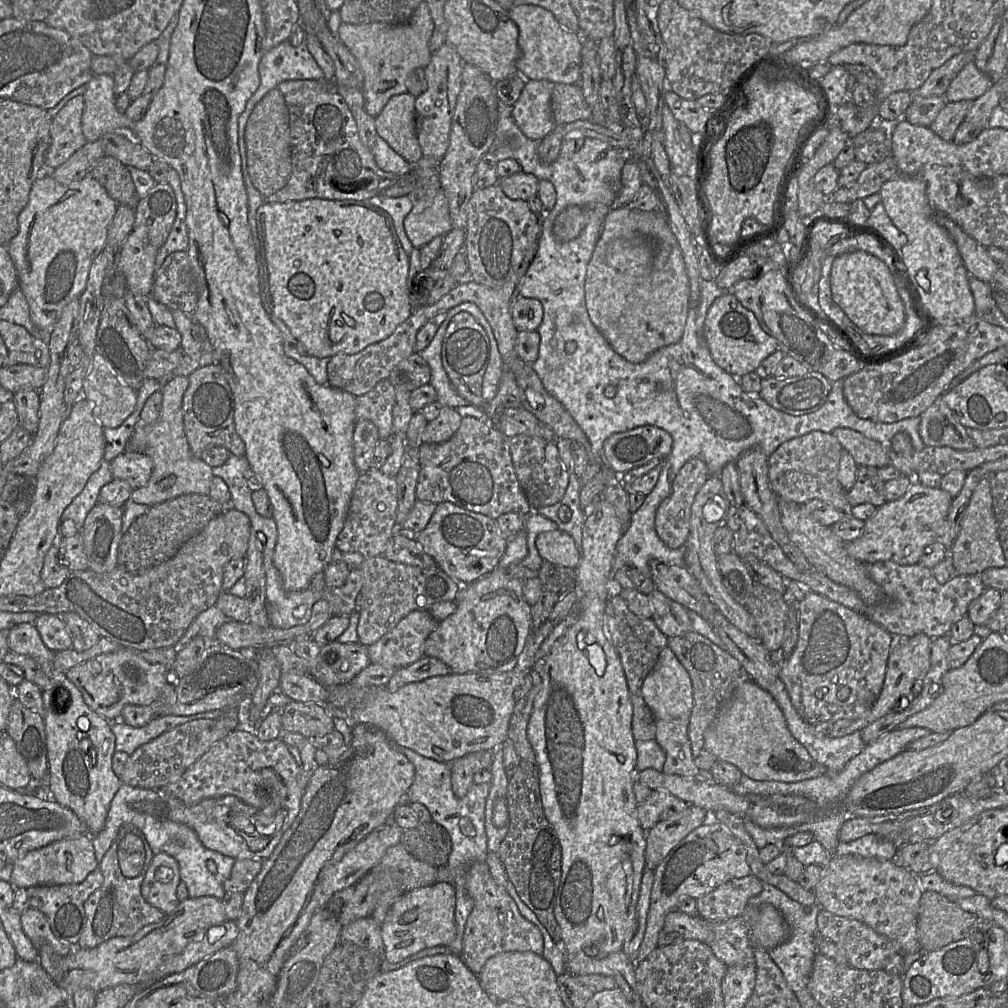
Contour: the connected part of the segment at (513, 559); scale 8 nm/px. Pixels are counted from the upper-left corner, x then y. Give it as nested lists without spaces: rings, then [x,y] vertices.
[[[523,530],[508,538],[506,549],[492,571],[460,586],[453,614],[440,621],[424,644],[424,656],[443,661],[451,673],[502,673],[512,670],[526,649],[532,633],[531,606],[523,597],[524,580],[509,578],[506,570],[527,556],[527,534]]]

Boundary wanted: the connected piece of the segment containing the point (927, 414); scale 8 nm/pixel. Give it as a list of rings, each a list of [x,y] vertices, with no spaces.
[[[938,397],[921,415],[919,435],[925,446],[948,446],[957,450],[976,447],[966,428]]]

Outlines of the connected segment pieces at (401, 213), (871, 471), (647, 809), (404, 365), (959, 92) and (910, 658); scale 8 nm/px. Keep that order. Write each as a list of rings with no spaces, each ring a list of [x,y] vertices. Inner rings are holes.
[[[375,195],[367,201],[388,213],[403,250],[407,255],[410,255],[414,247],[403,226],[405,217],[408,215],[414,205],[414,202],[410,196],[385,197]]]
[[[858,466],[855,484],[846,497],[850,506],[869,503],[879,508],[886,503],[885,482],[878,475],[878,468]]]
[[[652,790],[650,796],[637,806],[637,815],[643,830],[649,831],[658,822],[683,812],[688,803],[666,791]]]
[[[413,352],[393,368],[388,380],[395,391],[411,392],[429,383],[430,368],[418,352]]]
[[[972,61],[966,64],[951,82],[945,98],[948,103],[962,100],[975,101],[987,92],[992,83],[992,79],[981,72],[975,61]]]
[[[923,633],[913,637],[893,637],[883,686],[871,709],[858,719],[837,720],[833,723],[827,735],[838,738],[849,735],[855,731],[861,731],[868,724],[892,711],[895,706],[906,704],[906,702],[912,698],[914,692],[915,694],[919,692],[918,685],[929,670],[931,643],[932,639]]]

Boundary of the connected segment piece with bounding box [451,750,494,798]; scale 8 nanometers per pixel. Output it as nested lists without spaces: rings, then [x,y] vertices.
[[[480,750],[456,758],[451,764],[452,790],[456,797],[464,797],[474,783],[474,774],[490,769],[494,761],[493,750]]]

